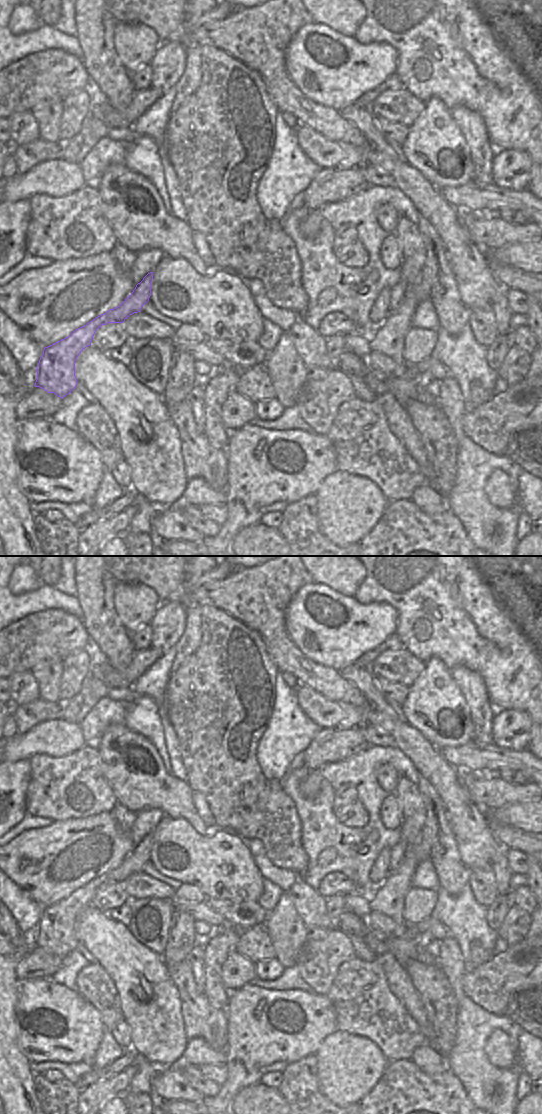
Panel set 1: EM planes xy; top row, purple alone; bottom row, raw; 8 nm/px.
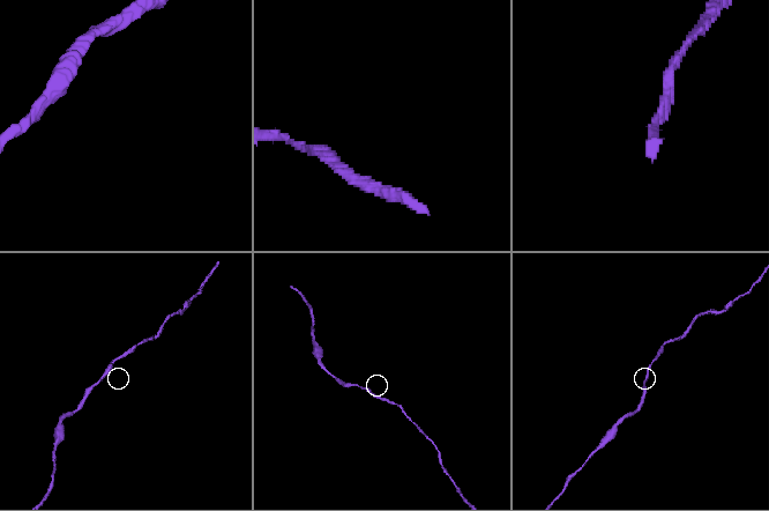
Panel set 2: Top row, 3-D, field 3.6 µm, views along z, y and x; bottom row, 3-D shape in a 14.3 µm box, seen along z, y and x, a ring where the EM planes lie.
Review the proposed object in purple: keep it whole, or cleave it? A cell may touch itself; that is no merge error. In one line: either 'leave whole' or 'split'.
leave whole

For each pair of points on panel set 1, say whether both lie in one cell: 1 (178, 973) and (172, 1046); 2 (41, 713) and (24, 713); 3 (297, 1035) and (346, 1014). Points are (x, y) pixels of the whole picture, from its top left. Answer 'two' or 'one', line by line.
1: two
2: one
3: two

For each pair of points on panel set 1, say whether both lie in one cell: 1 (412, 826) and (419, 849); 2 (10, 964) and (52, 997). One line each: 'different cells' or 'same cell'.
1: different cells
2: different cells

